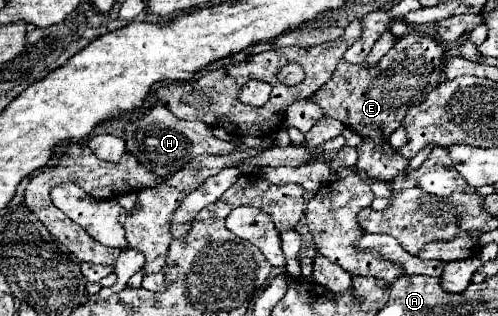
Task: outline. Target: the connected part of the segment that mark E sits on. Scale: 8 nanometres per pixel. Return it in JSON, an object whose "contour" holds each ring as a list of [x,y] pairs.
{"contour":[[[411,30],[409,34],[399,38],[397,44],[375,66],[349,64],[341,60],[331,82],[327,82],[323,88],[319,88],[319,92],[313,94],[311,100],[323,108],[325,116],[339,120],[349,130],[361,134],[361,138],[371,140],[357,146],[357,166],[363,168],[371,178],[389,182],[409,166],[409,158],[401,158],[395,150],[393,156],[385,156],[381,152],[381,146],[389,144],[389,136],[403,124],[407,110],[423,102],[423,98],[427,98],[427,94],[441,84],[443,58],[447,50],[449,46],[429,32]]]}

